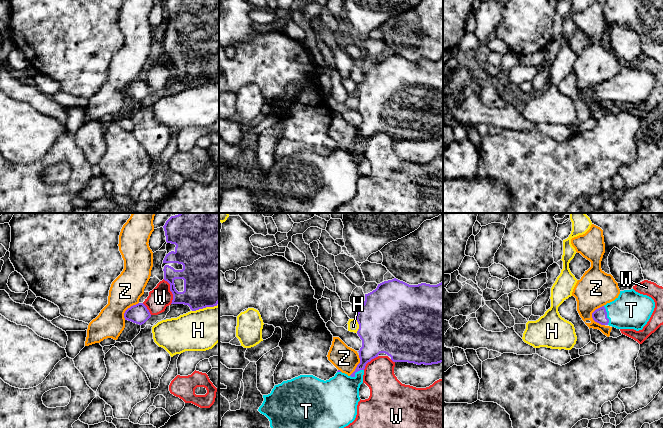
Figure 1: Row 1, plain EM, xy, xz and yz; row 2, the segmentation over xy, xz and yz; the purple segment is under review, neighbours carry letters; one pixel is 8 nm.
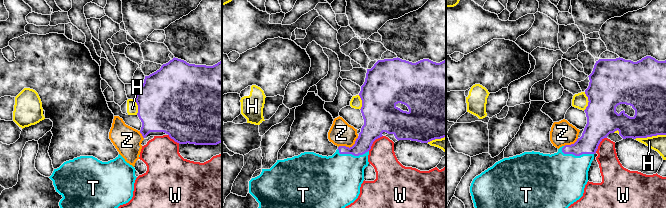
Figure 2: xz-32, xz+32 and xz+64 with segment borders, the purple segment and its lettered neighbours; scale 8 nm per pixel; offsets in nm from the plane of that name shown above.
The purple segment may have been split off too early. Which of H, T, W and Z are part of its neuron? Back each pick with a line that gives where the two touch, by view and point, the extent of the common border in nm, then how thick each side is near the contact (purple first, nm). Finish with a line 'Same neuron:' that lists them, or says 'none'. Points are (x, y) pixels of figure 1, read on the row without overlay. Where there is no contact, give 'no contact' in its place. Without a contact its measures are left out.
T: contact yz (606, 91); length 160 nm; calibres 110 and 300 nm
Same neuron: T

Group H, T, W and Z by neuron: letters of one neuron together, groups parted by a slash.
H / T / W / Z

